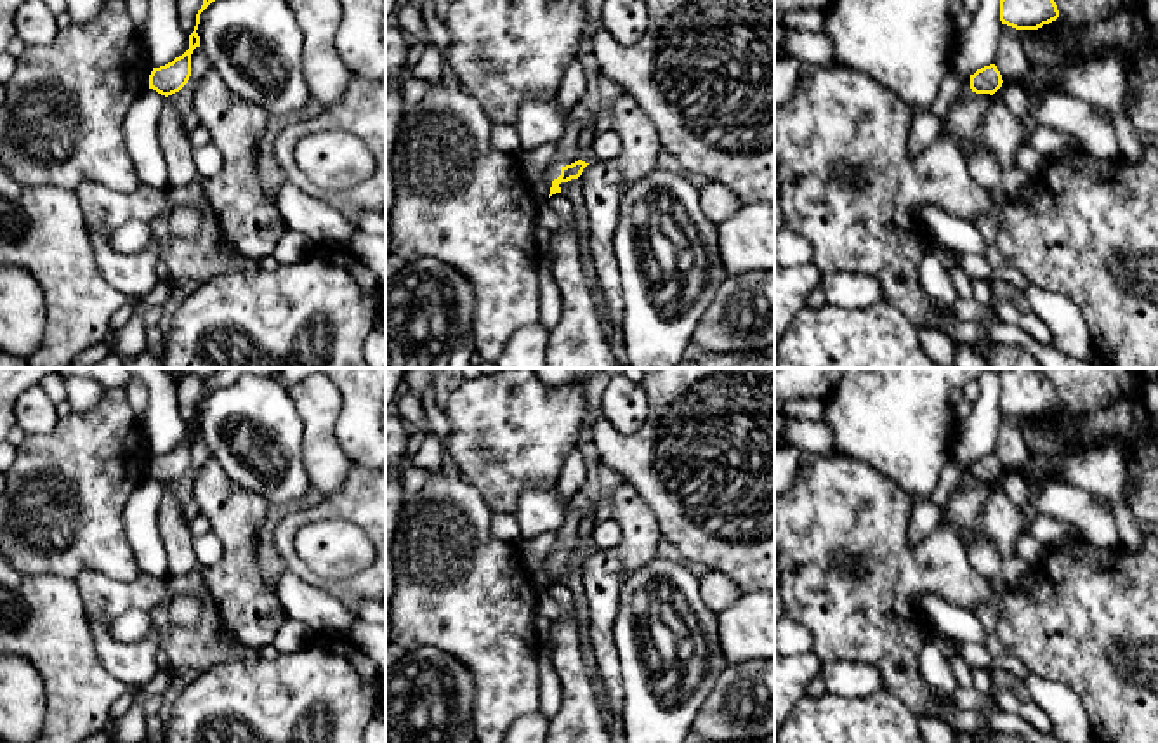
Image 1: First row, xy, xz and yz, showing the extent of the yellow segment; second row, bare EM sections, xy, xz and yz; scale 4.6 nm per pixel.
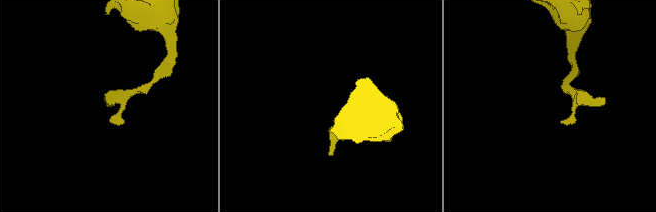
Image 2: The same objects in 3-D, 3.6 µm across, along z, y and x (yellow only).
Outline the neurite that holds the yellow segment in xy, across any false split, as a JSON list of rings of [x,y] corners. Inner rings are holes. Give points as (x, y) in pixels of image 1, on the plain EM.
[[[217,368],[214,375],[203,378],[203,394],[196,403],[194,420],[189,424],[189,437],[175,446],[172,451],[153,457],[149,464],[149,477],[168,486],[179,481],[191,465],[191,443],[200,436],[200,425],[196,422],[200,413],[200,403],[215,389],[233,384],[243,375],[260,375],[269,378],[281,378],[281,368]]]

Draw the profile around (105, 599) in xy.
[[[83,571],[75,582],[87,616],[104,628],[130,609],[151,613],[168,597],[165,578],[148,573],[139,573],[132,582],[118,582],[97,571]]]

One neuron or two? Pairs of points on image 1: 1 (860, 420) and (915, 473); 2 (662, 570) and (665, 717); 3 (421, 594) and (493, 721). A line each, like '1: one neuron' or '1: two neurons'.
1: one neuron
2: one neuron
3: one neuron

